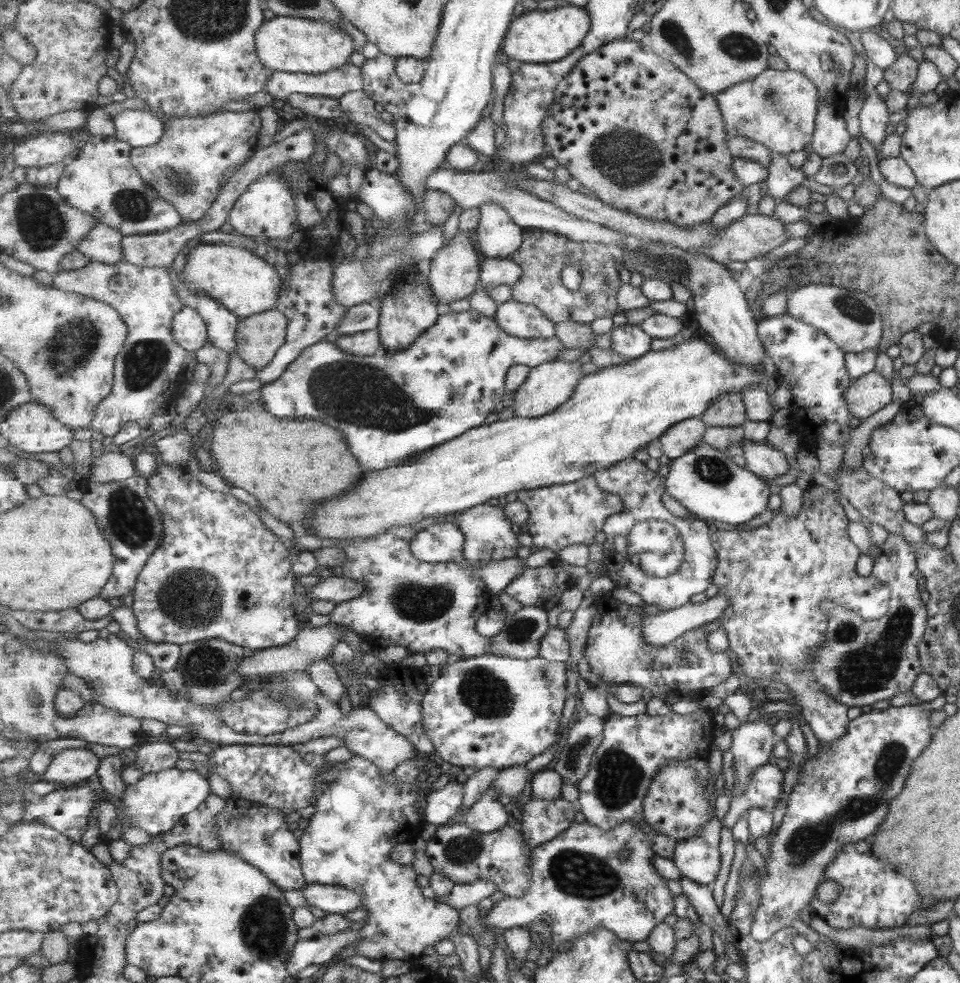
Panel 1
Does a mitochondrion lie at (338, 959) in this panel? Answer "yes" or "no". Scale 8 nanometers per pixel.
no

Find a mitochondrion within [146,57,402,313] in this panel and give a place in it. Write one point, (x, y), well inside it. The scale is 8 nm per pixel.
(181, 181)

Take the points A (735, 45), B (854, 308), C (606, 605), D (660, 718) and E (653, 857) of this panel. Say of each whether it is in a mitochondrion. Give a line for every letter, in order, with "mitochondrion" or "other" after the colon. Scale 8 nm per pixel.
A: mitochondrion
B: mitochondrion
C: other
D: other
E: other

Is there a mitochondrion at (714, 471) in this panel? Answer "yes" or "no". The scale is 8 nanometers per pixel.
yes

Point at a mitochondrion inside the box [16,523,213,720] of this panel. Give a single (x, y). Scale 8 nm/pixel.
(34, 702)

